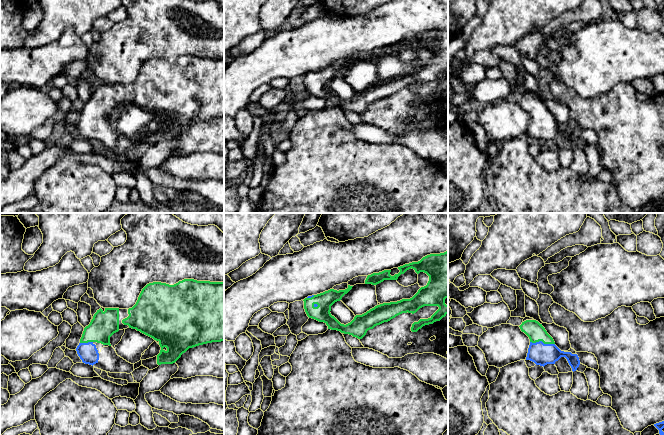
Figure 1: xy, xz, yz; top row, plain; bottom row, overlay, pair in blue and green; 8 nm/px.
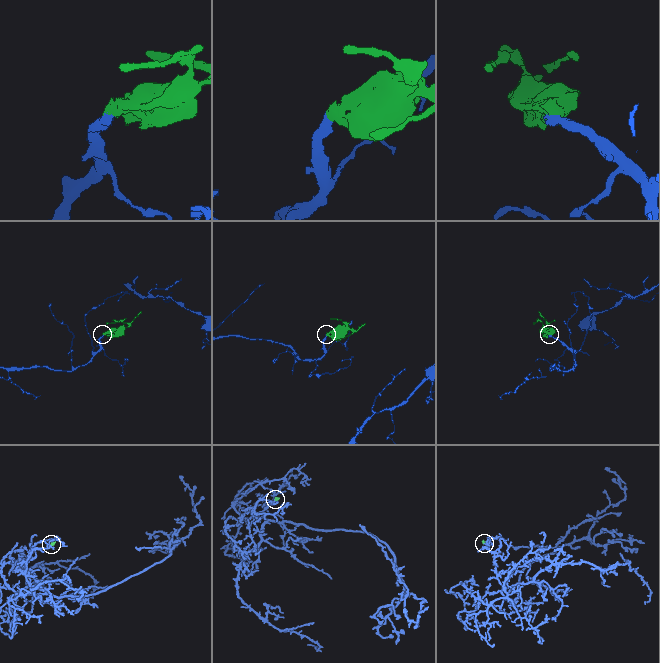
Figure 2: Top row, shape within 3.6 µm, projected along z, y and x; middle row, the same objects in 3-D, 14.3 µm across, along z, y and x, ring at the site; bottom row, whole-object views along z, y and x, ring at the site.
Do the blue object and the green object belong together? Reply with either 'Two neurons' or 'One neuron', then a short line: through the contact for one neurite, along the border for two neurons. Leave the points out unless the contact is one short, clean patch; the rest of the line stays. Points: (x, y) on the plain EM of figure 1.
One neuron. Line: yz (541, 130), (541, 117), (533, 105)

